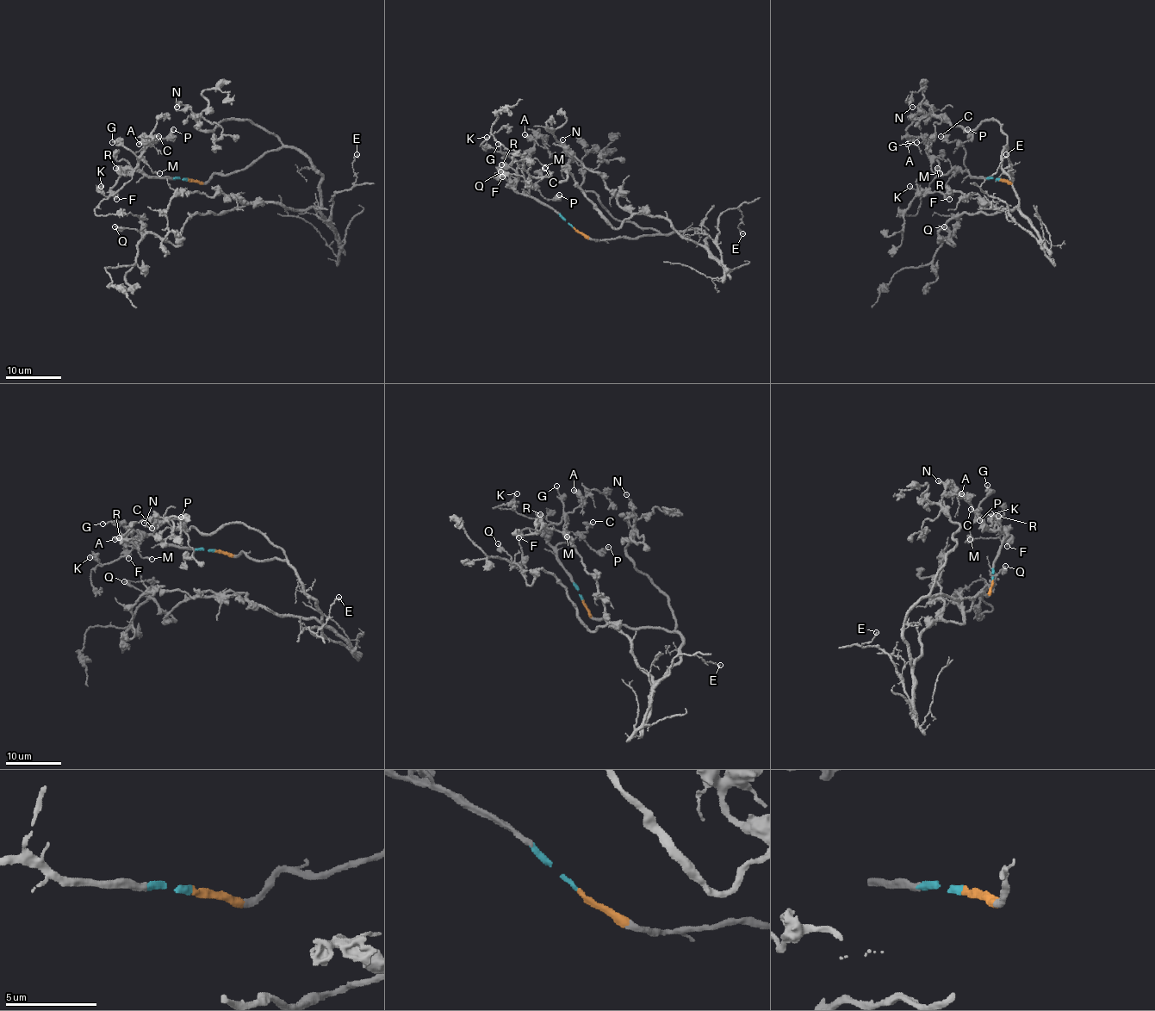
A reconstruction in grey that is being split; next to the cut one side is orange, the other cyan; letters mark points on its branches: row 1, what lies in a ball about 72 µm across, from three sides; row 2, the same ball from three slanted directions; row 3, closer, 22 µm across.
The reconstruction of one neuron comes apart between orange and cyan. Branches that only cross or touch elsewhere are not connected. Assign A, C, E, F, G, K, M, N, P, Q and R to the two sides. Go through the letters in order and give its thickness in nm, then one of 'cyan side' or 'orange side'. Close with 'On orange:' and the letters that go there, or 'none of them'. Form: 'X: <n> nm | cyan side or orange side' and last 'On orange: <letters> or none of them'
A: 500 nm | cyan side
C: 190 nm | cyan side
E: 160 nm | orange side
F: 500 nm | cyan side
G: 160 nm | cyan side
K: 170 nm | cyan side
M: 200 nm | cyan side
N: 130 nm | orange side
P: 240 nm | cyan side
Q: 320 nm | orange side
R: 600 nm | cyan side
On orange: E, N, Q

